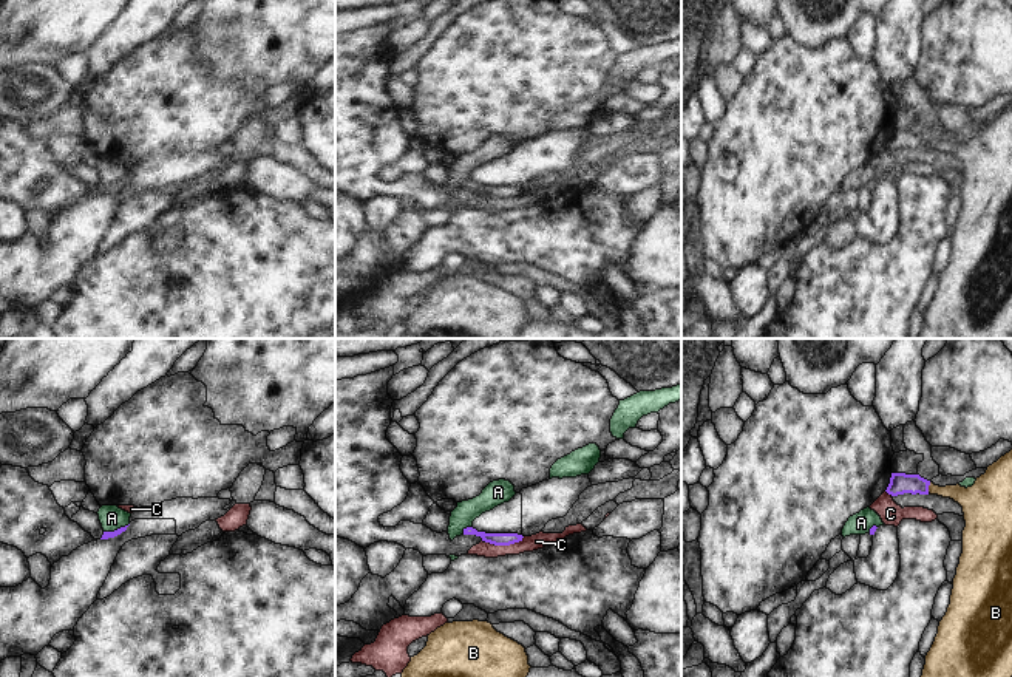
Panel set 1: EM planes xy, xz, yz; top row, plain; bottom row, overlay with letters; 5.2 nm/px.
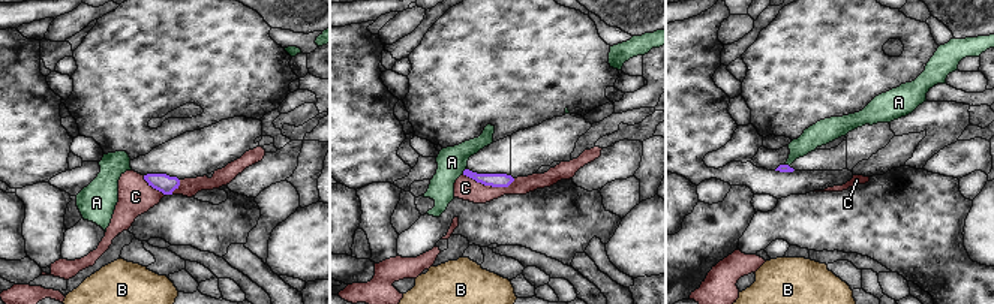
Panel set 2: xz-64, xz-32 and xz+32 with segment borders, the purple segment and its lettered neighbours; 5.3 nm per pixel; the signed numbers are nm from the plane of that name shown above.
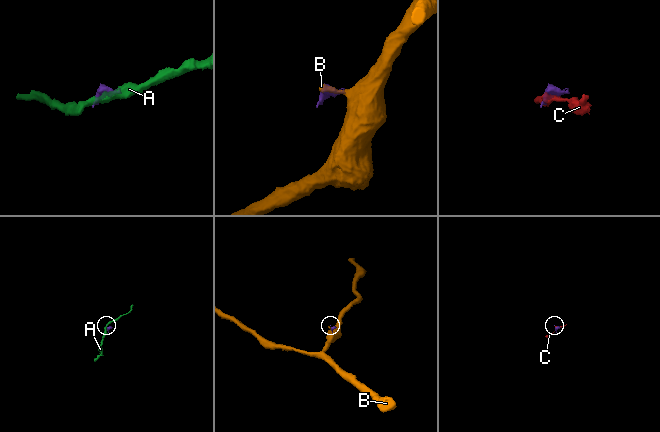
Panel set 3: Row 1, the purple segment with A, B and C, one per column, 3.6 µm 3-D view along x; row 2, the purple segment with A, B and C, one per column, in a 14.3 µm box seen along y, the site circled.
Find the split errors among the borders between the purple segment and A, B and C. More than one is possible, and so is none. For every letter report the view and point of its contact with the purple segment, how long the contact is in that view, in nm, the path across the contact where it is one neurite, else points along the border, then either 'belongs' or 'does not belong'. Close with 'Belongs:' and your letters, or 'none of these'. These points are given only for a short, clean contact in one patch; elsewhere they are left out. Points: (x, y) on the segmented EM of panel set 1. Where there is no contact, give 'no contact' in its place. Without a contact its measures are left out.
A: meets purple in xy at (118, 529); contact 140 nm long; border along xy (129, 523), (104, 532); does not belong
B: meets purple in yz at (927, 487); contact 60 nm long; border along yz (930, 483), (927, 492); does not belong
C: meets purple in xz at (504, 544); contact 220 nm long; border along xz (524, 537), (509, 544), (485, 543); does not belong
Belongs: none of these

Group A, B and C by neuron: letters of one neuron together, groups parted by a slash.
A / B / C

